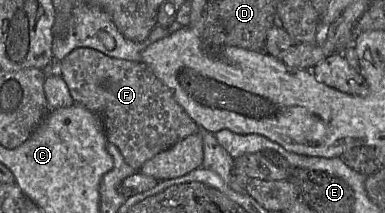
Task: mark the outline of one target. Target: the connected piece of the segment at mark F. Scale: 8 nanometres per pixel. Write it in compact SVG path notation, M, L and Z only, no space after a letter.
M88 47L76 48L60 61L61 77L75 104L100 116L107 141L118 147L136 171L158 153L198 132L198 125L176 101L172 90L143 62L110 57Z

